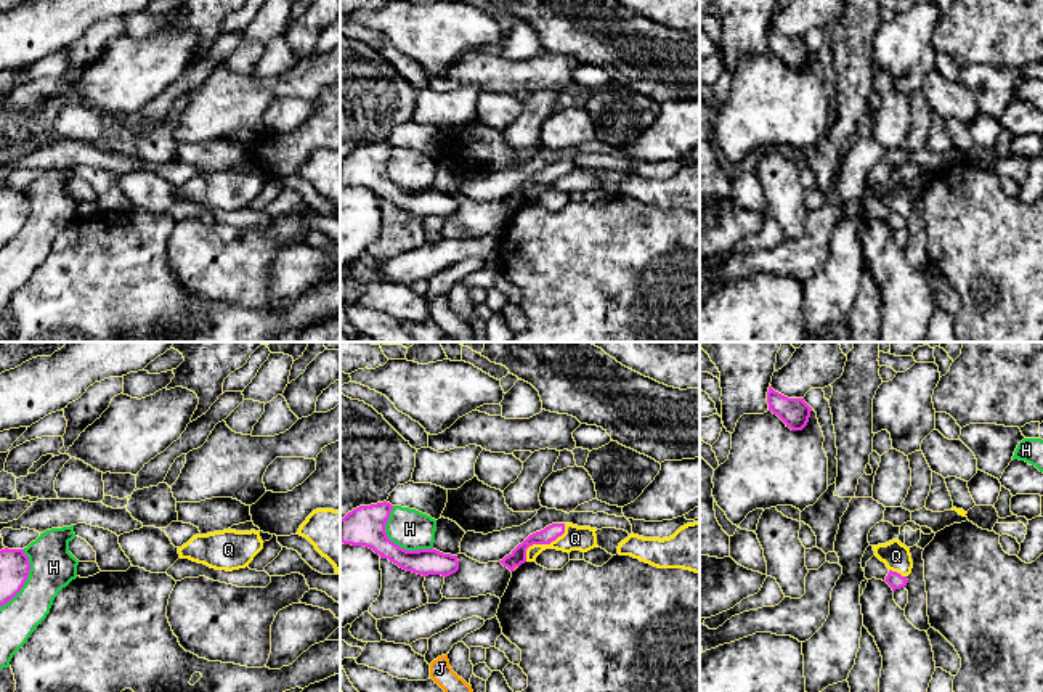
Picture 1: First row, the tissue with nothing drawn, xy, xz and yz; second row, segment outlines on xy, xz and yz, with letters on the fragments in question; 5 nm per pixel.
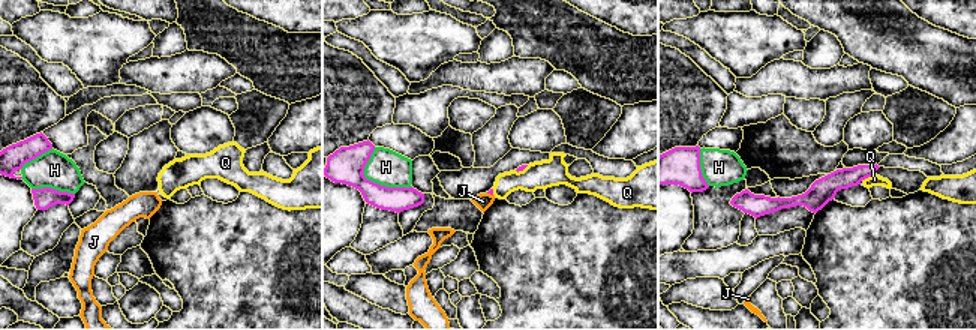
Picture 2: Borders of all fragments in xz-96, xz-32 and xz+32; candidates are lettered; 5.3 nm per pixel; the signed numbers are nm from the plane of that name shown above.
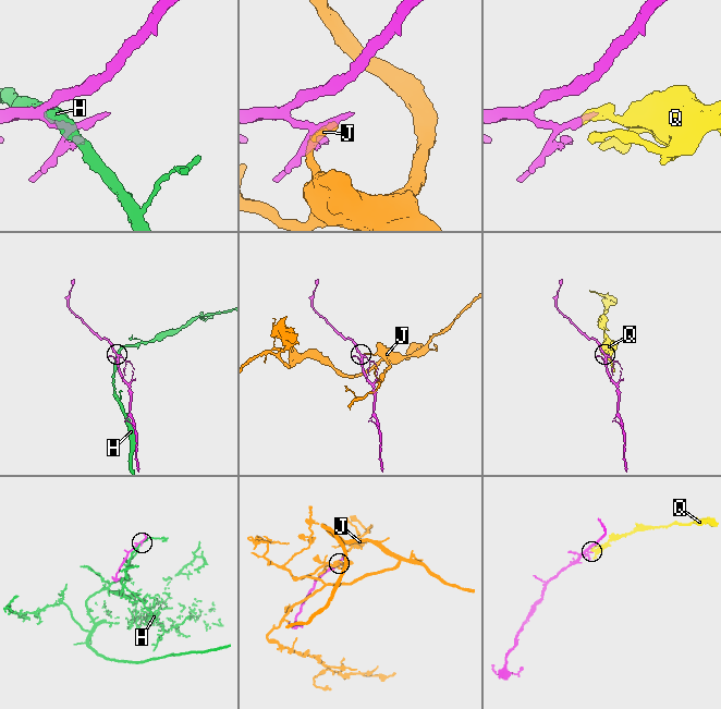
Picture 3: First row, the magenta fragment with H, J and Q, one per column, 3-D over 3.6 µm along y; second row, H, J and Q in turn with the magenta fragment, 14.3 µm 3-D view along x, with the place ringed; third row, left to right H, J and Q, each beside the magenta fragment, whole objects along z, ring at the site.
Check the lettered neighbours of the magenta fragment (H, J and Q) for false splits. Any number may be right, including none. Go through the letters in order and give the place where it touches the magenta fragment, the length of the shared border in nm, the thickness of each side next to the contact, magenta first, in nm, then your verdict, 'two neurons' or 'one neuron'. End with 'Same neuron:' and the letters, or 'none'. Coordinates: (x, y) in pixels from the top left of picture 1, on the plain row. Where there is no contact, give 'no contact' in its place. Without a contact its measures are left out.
H: xz (393, 183) | 300 nm | 200/200 nm | two neurons
J: xz (514, 207) | 40 nm | 80/20 nm | two neurons
Q: xz (543, 183) | 280 nm | 80/130 nm | two neurons
Same neuron: none

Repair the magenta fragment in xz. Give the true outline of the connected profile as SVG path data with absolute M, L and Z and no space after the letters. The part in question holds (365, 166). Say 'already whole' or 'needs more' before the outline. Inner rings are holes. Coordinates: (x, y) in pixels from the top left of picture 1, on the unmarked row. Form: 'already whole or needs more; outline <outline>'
already whole; outline M387 141L359 146L340 159L340 183L372 189L406 212L449 217L459 210L457 196L436 189L406 191L388 180L385 165L393 146Z

